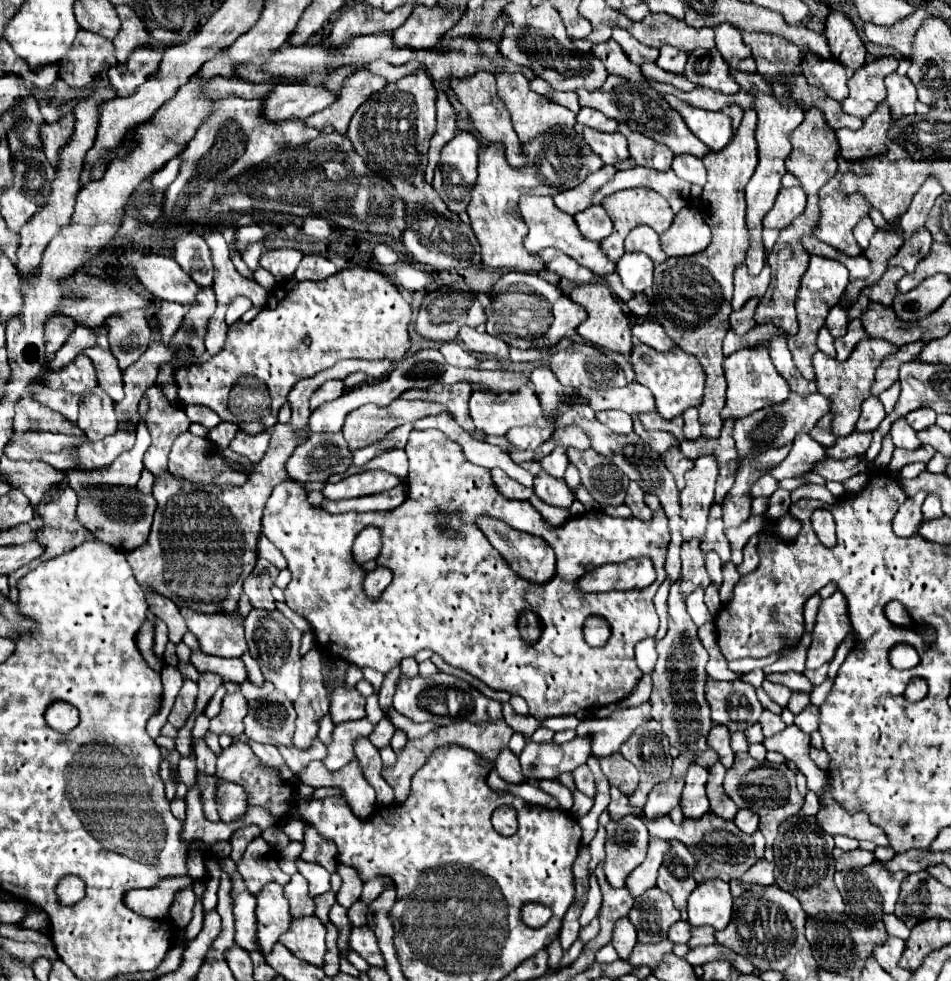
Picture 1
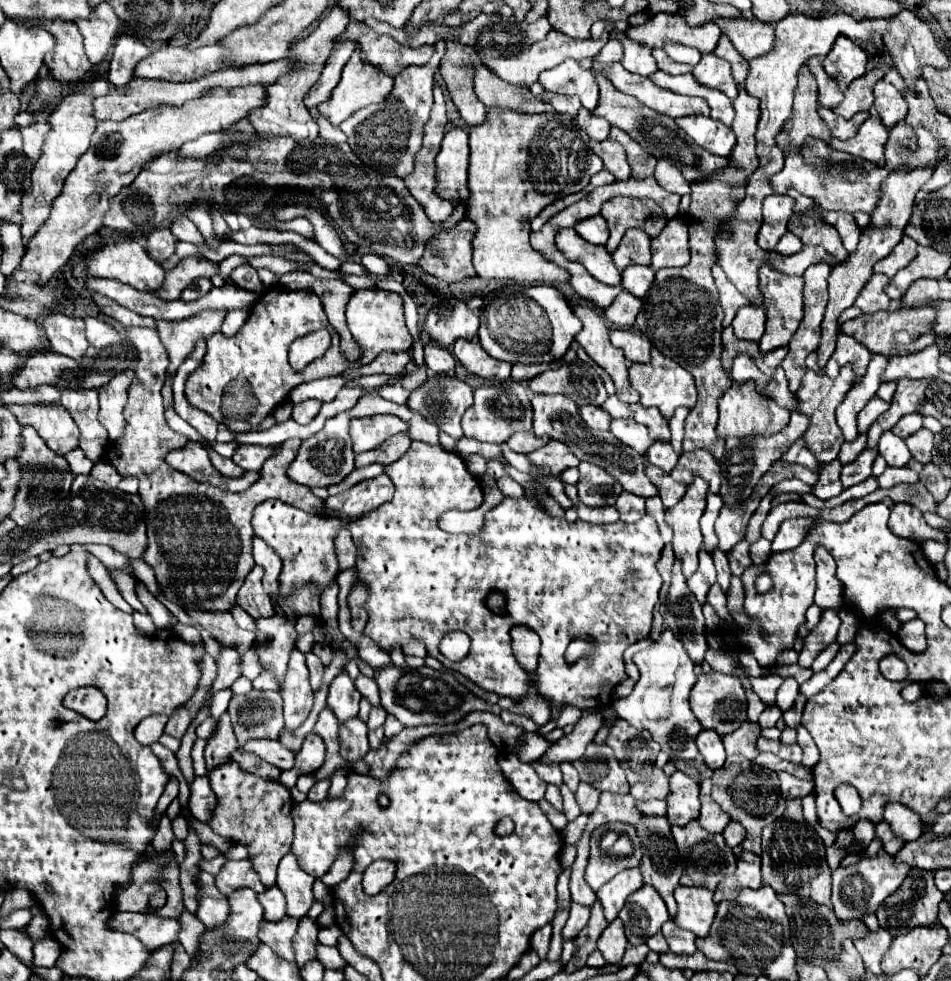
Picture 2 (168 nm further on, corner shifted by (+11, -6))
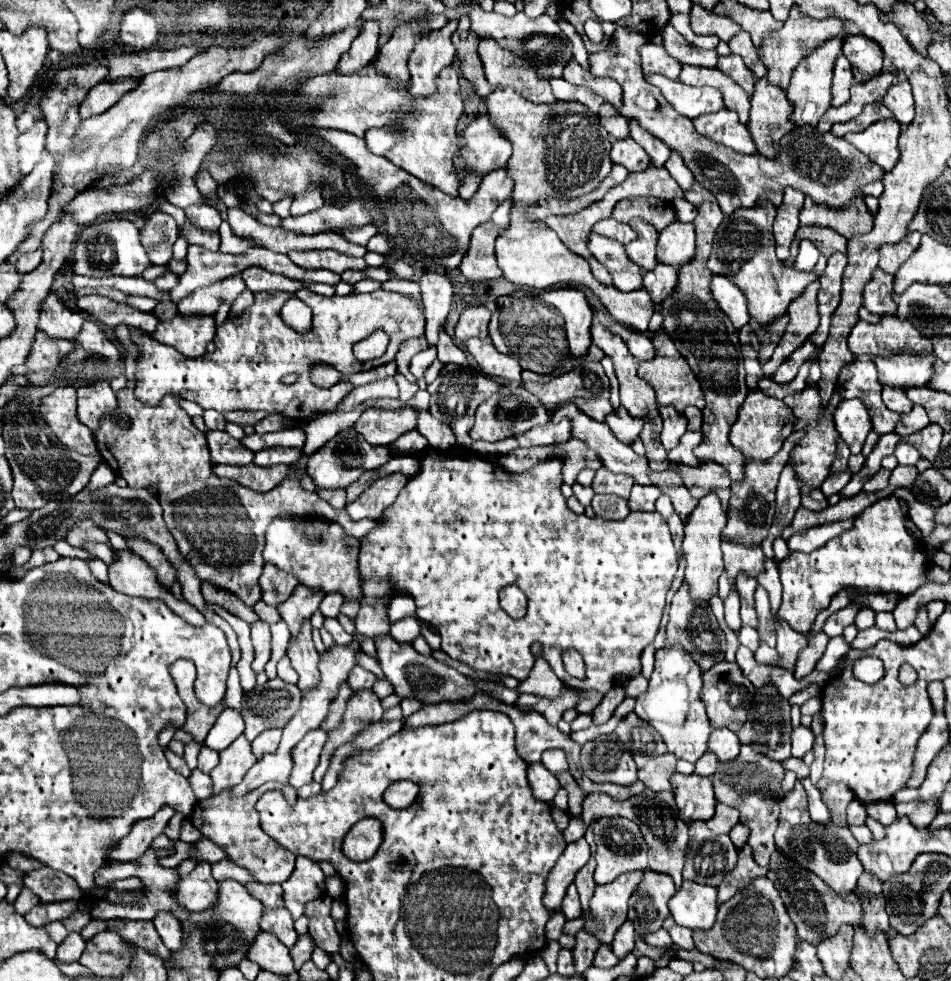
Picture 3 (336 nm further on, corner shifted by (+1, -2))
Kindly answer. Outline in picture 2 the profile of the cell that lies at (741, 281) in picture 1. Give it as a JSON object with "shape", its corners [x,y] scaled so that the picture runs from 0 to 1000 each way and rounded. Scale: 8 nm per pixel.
{"shape":[[[756,269],[750,271],[750,283],[754,287],[754,294],[756,294],[756,308],[760,312],[760,318],[762,318],[762,324],[760,324],[760,332],[767,332],[773,318],[788,310],[788,306],[783,306],[783,302],[769,290],[769,285],[762,281],[760,273]]]}

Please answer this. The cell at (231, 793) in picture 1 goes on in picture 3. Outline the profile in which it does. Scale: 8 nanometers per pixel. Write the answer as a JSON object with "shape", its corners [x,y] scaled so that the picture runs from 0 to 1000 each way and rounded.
{"shape":[[[203,785],[201,791],[201,805],[203,809],[207,811],[207,815],[218,815],[222,813],[222,807],[224,807],[224,799],[222,799],[222,793],[220,789],[213,789],[211,785]]]}

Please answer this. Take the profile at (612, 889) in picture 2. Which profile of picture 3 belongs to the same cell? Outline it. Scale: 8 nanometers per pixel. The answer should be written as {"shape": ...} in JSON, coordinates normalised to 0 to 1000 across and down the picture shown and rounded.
{"shape":[[[659,889],[640,901],[628,903],[621,915],[621,932],[613,948],[630,954],[630,962],[642,962],[649,946],[659,938],[659,919],[674,899],[676,889]]]}

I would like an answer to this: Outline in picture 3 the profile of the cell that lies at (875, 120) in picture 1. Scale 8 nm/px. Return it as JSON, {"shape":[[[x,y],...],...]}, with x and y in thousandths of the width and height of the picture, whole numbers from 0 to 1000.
{"shape":[[[924,122],[907,135],[891,137],[889,143],[895,145],[903,155],[907,155],[916,165],[924,167],[928,175],[935,175],[937,171],[941,171],[945,163],[945,151],[943,151],[945,135],[947,135],[945,124]]]}

